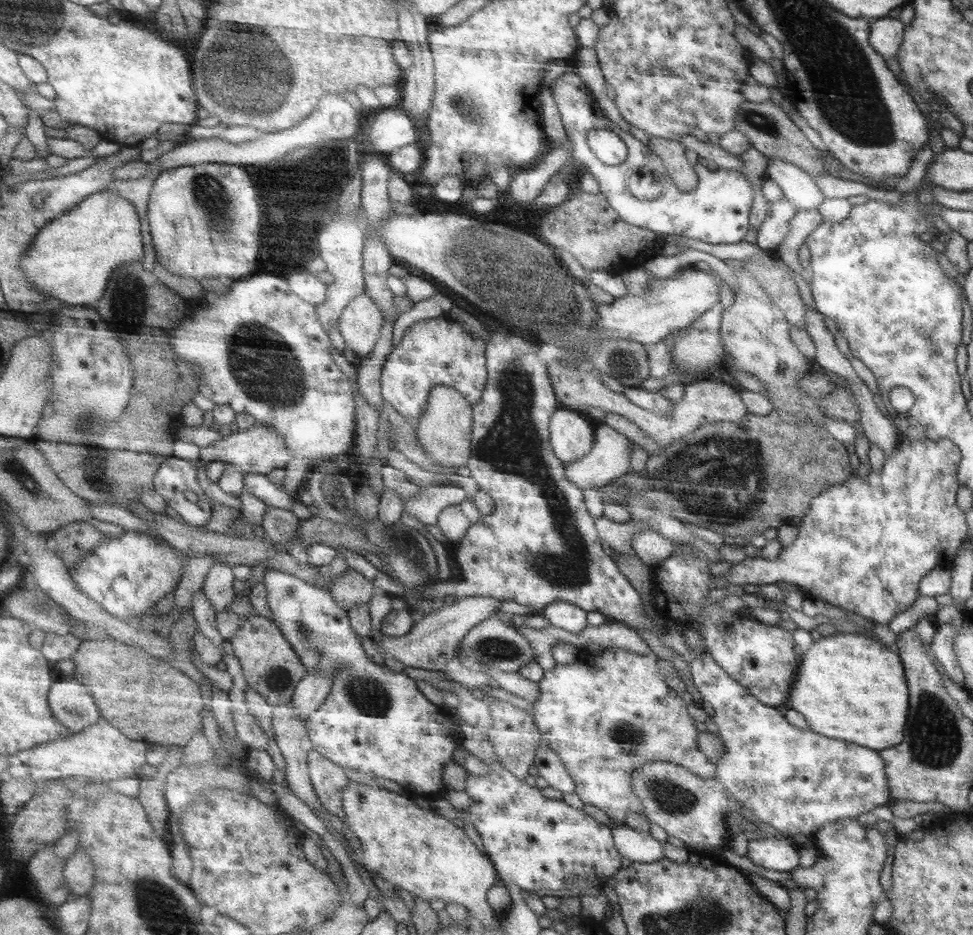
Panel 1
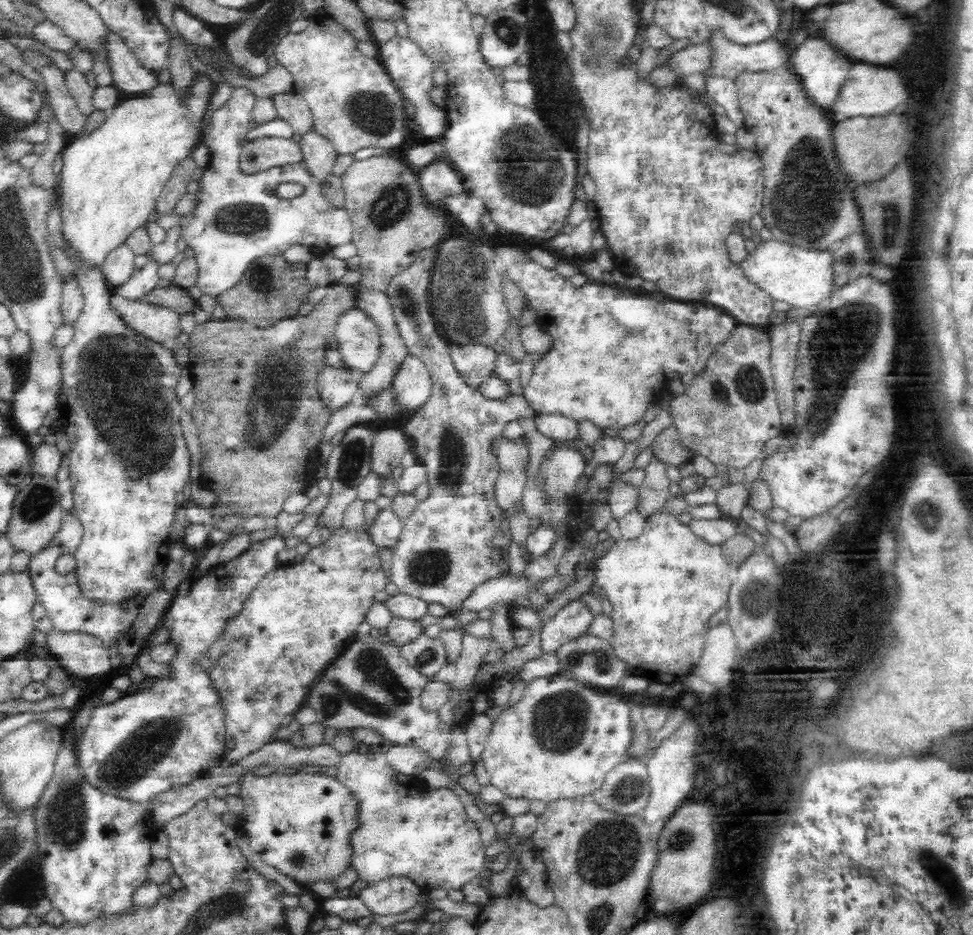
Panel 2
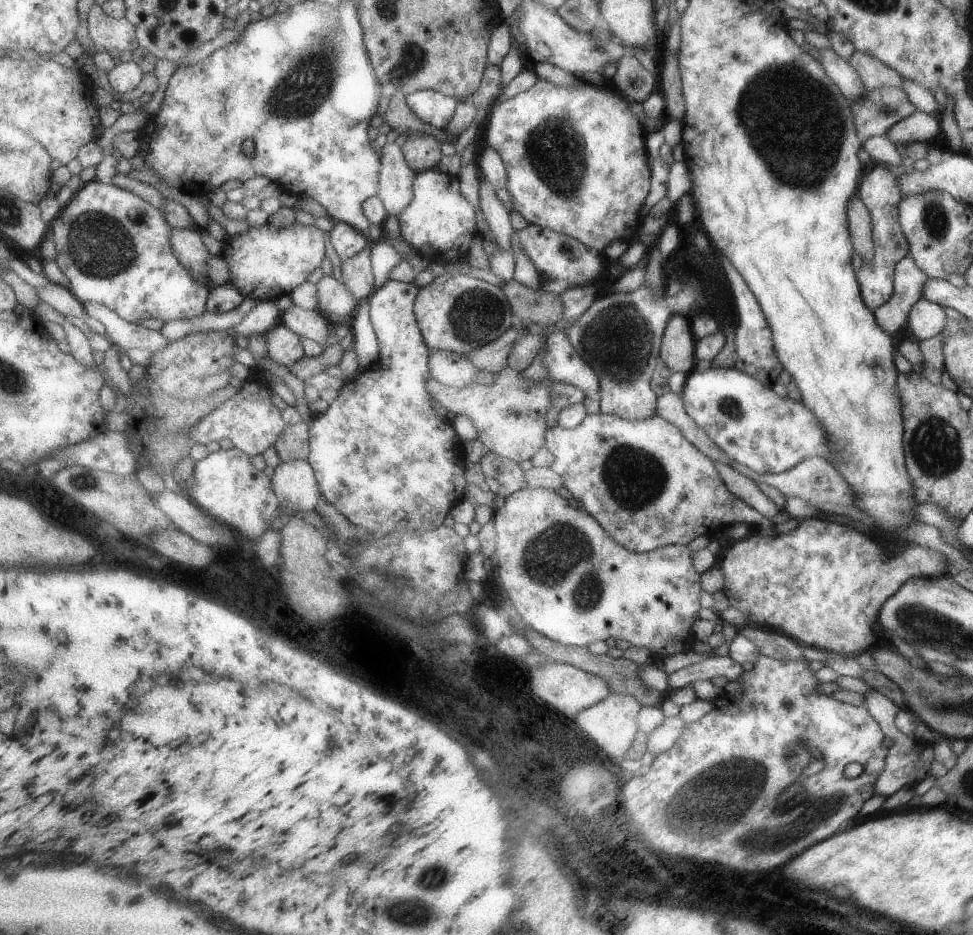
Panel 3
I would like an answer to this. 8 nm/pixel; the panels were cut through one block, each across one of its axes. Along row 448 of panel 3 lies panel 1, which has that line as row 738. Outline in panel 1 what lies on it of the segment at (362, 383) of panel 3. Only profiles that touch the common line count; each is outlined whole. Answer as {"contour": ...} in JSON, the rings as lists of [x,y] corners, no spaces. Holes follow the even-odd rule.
{"contour":[[[270,570],[265,583],[269,588],[269,601],[275,612],[275,620],[297,649],[309,673],[333,674],[332,695],[307,721],[315,749],[344,768],[399,782],[402,786],[414,789],[415,793],[446,790],[445,770],[455,761],[456,752],[463,746],[465,739],[461,726],[457,725],[450,713],[426,696],[419,688],[418,679],[374,662],[374,658],[364,648],[362,637],[354,628],[351,614],[335,599],[332,590],[310,584],[281,570]]]}

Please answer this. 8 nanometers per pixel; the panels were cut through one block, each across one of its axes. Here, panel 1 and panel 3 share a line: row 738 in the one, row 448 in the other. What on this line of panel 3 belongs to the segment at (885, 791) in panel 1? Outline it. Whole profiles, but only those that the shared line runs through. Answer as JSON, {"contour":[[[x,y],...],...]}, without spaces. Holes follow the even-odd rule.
{"contour":[[[712,366],[704,371],[694,369],[688,374],[680,394],[690,418],[706,431],[715,444],[732,460],[748,466],[758,474],[783,473],[793,469],[806,458],[820,456],[824,460],[830,460],[834,454],[818,418],[814,418],[814,414],[806,410],[806,406],[800,400],[792,400],[788,396],[782,398],[772,387],[762,384],[757,378],[751,377],[751,374],[736,367]]]}

